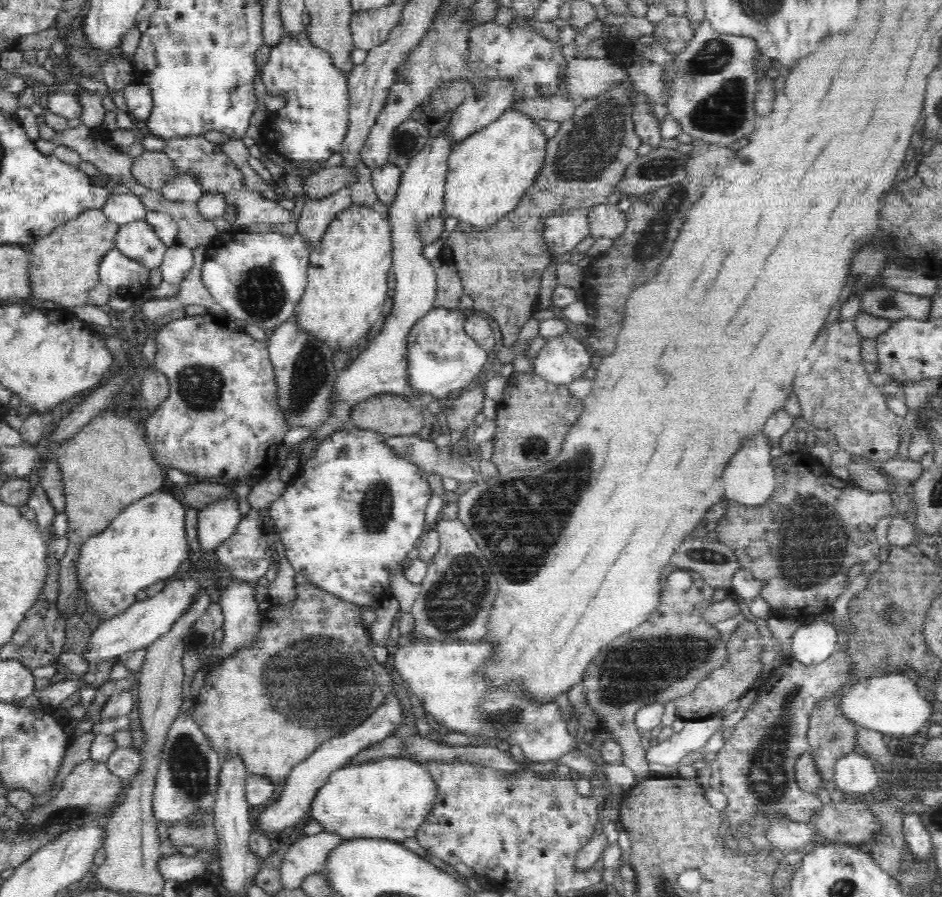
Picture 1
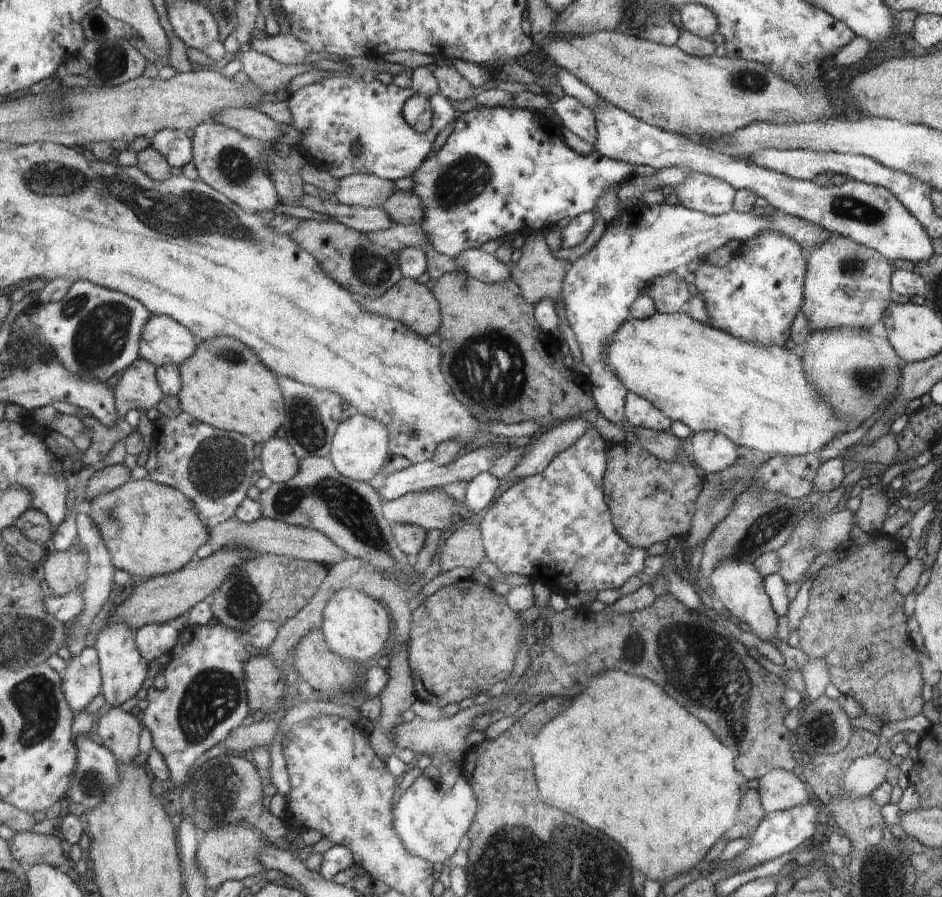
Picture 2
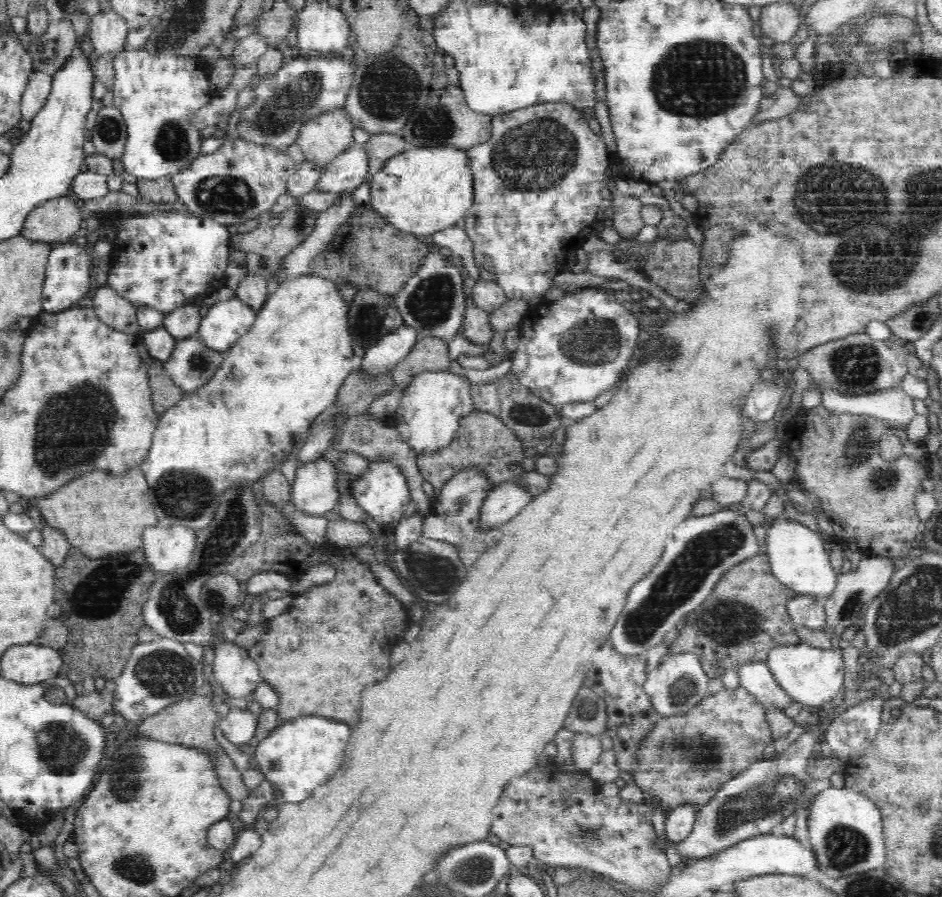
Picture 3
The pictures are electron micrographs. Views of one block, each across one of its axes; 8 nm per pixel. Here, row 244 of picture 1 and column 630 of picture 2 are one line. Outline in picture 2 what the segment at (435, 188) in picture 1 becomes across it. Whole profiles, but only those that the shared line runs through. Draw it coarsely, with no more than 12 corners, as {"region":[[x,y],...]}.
{"region":[[641,395],[625,398],[628,423],[668,431],[672,420]]}

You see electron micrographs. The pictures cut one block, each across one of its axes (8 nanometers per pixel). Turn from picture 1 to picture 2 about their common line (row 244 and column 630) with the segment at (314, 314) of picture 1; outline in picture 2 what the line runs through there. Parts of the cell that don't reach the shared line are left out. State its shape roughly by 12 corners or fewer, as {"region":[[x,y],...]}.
{"region":[[685,313],[629,317],[605,362],[690,428],[770,455],[854,430],[804,359]]}

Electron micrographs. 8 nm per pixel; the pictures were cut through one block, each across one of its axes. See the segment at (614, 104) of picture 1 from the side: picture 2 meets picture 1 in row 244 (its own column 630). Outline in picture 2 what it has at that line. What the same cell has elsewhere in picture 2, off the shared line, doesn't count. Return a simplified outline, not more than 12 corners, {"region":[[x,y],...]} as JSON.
{"region":[[610,445],[606,502],[647,549],[688,530],[702,480],[686,458]]}

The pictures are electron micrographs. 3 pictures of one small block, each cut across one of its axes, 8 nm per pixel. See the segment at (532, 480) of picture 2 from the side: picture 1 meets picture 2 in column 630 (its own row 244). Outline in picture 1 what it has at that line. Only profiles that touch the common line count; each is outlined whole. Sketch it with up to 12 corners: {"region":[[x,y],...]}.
{"region":[[586,208],[554,212],[543,221],[552,256],[576,252],[589,234]]}

